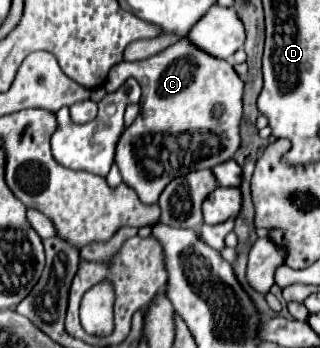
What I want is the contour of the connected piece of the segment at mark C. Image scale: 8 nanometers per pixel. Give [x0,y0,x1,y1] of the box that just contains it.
[114,38,242,204]

